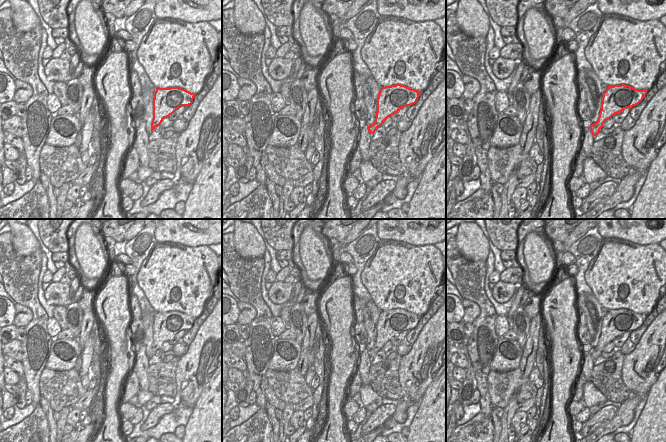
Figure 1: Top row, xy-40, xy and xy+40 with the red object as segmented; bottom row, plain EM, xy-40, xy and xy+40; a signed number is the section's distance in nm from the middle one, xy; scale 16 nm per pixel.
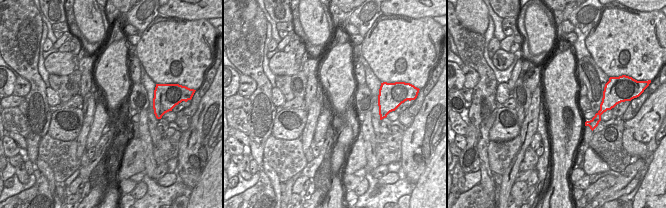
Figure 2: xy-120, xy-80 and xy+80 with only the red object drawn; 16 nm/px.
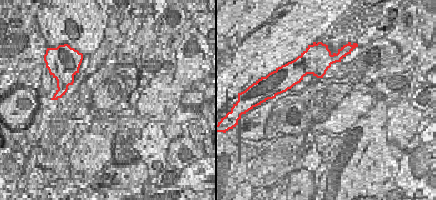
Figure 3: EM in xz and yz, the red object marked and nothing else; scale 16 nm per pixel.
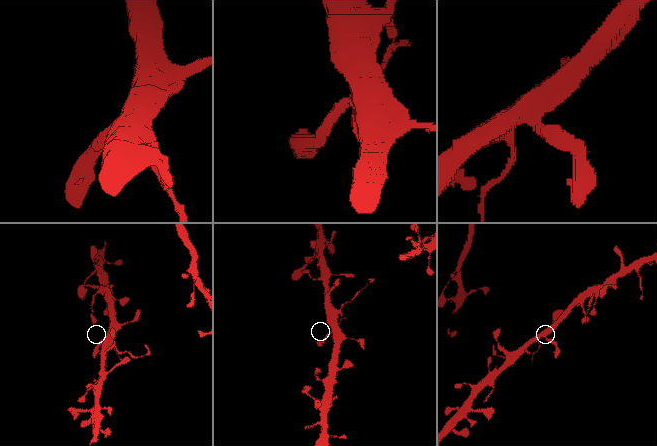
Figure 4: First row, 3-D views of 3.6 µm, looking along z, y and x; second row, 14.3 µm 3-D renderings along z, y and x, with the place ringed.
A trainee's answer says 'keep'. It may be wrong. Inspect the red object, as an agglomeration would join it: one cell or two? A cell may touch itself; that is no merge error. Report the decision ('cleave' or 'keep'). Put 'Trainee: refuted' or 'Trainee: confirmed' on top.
Trainee: confirmed
keep

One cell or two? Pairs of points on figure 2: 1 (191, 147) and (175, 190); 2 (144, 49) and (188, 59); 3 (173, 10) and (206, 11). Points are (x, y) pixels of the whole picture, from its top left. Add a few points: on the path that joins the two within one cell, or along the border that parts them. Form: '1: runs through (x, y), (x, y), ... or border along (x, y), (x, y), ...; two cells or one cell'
1: border along (180, 178), (190, 189); two cells
2: runs through (155, 49), (177, 51); one cell
3: runs through (181, 10), (198, 10); one cell

